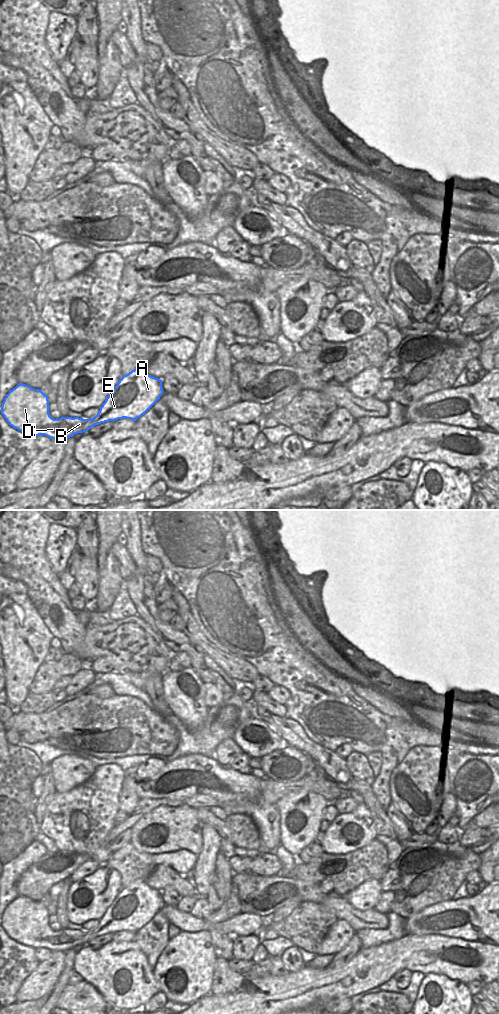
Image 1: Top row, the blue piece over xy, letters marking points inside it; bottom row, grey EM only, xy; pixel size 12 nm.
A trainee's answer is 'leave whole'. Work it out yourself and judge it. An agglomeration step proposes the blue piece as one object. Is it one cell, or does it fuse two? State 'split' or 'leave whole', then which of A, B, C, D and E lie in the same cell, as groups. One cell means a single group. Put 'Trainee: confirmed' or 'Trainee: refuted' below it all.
leave whole | A B C D E
Trainee: confirmed

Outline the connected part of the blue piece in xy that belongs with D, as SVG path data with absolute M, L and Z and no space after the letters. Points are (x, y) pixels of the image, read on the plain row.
M143 880L134 881L122 888L94 930L83 931L62 928L59 931L54 931L49 926L48 908L39 901L34 901L28 897L19 895L4 910L1 918L1 926L10 938L23 945L30 946L34 949L45 947L51 951L67 952L75 946L84 945L91 939L101 935L114 934L123 930L136 933L160 911L163 904L162 892L149 887Z

